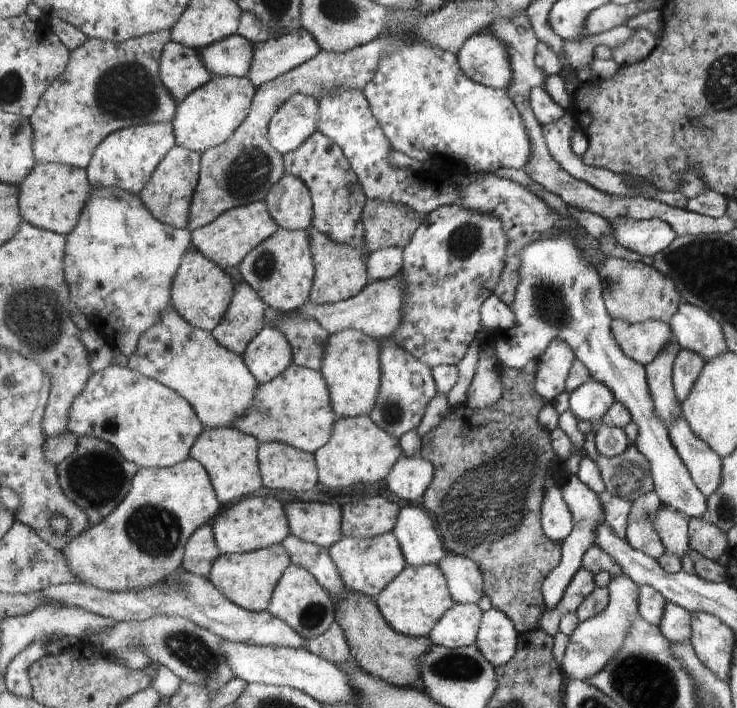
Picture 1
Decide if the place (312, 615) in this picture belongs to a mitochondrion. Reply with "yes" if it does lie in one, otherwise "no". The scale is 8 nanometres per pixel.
yes

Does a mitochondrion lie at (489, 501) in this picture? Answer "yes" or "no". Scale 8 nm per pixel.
yes

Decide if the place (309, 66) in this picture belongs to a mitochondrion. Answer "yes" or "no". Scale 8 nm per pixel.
no

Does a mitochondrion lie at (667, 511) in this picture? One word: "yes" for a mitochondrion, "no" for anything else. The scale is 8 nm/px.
no

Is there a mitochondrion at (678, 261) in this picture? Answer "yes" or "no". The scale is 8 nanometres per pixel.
yes

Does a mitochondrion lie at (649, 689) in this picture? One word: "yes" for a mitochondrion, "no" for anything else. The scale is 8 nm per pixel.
yes

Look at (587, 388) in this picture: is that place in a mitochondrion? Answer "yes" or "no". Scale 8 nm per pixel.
no

